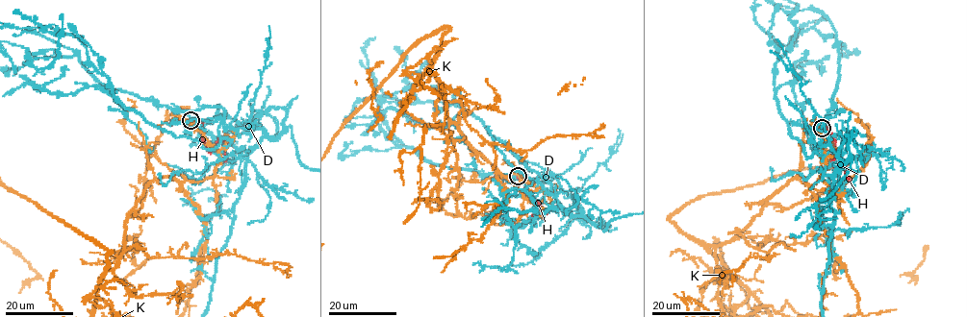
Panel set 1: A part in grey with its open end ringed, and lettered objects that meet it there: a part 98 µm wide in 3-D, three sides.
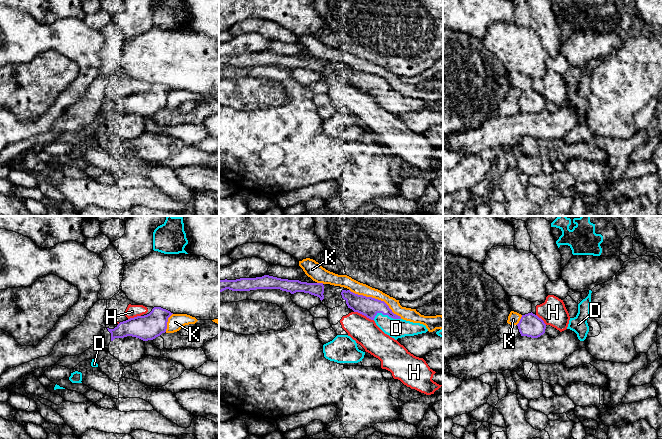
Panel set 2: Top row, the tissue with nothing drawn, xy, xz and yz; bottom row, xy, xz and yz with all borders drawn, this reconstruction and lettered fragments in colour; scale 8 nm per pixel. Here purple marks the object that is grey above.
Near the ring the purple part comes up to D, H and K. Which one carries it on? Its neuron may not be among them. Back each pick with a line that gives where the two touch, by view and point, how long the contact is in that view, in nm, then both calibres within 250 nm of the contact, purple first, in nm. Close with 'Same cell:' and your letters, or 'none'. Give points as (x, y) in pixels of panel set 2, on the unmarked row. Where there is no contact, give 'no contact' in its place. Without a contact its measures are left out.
D: xz (387, 90) | 220 nm | 160/160 nm
Same cell: D

